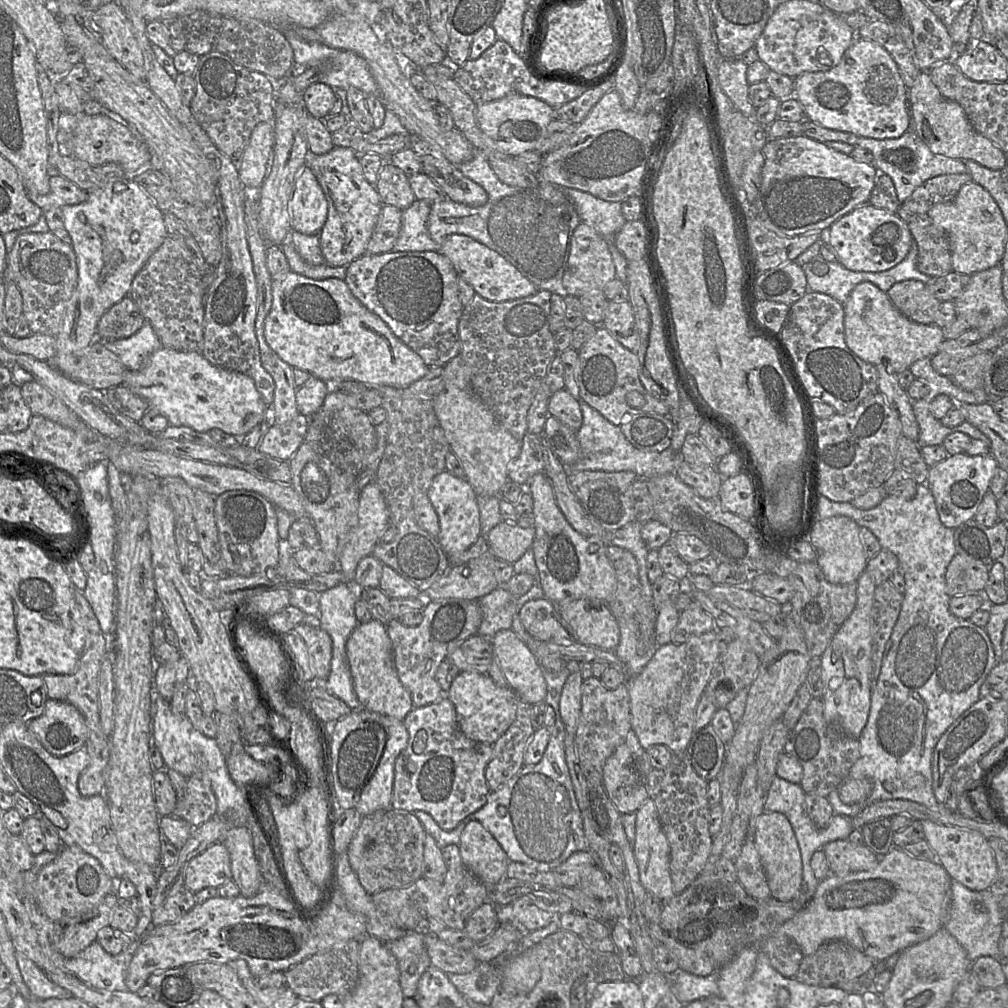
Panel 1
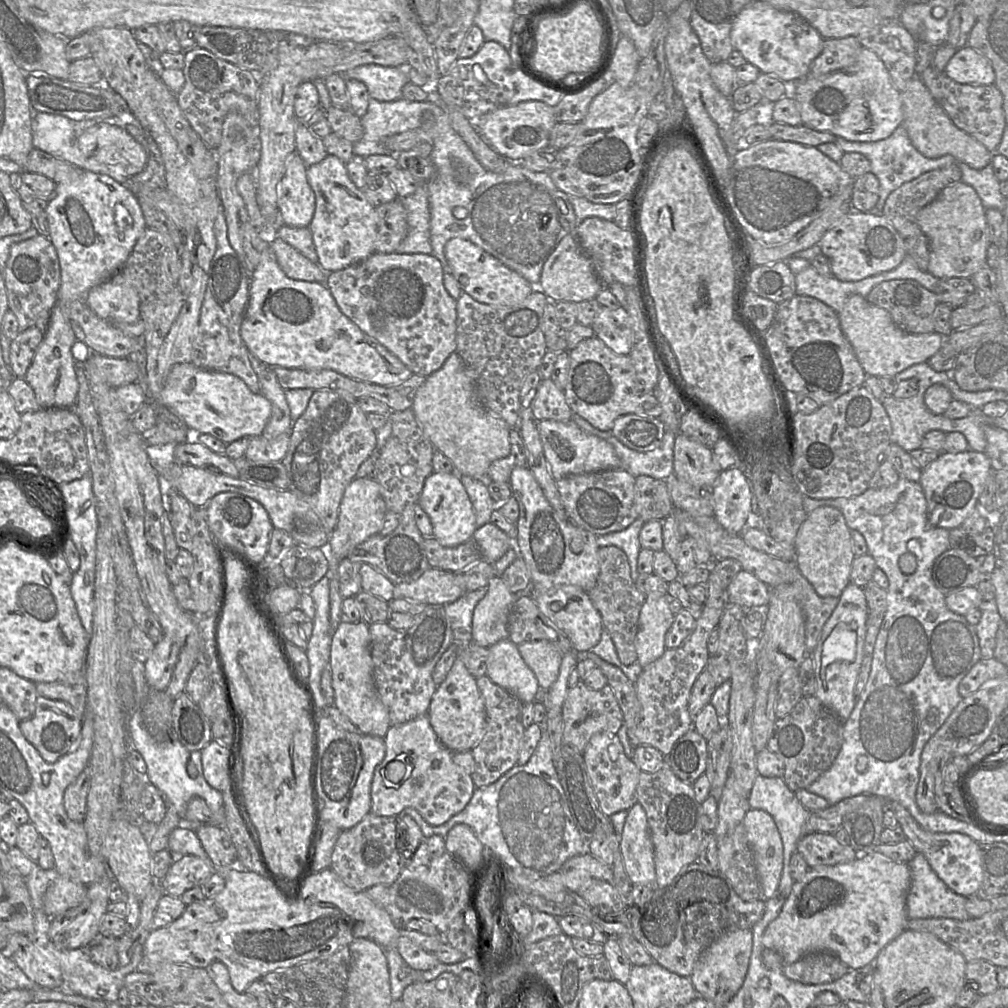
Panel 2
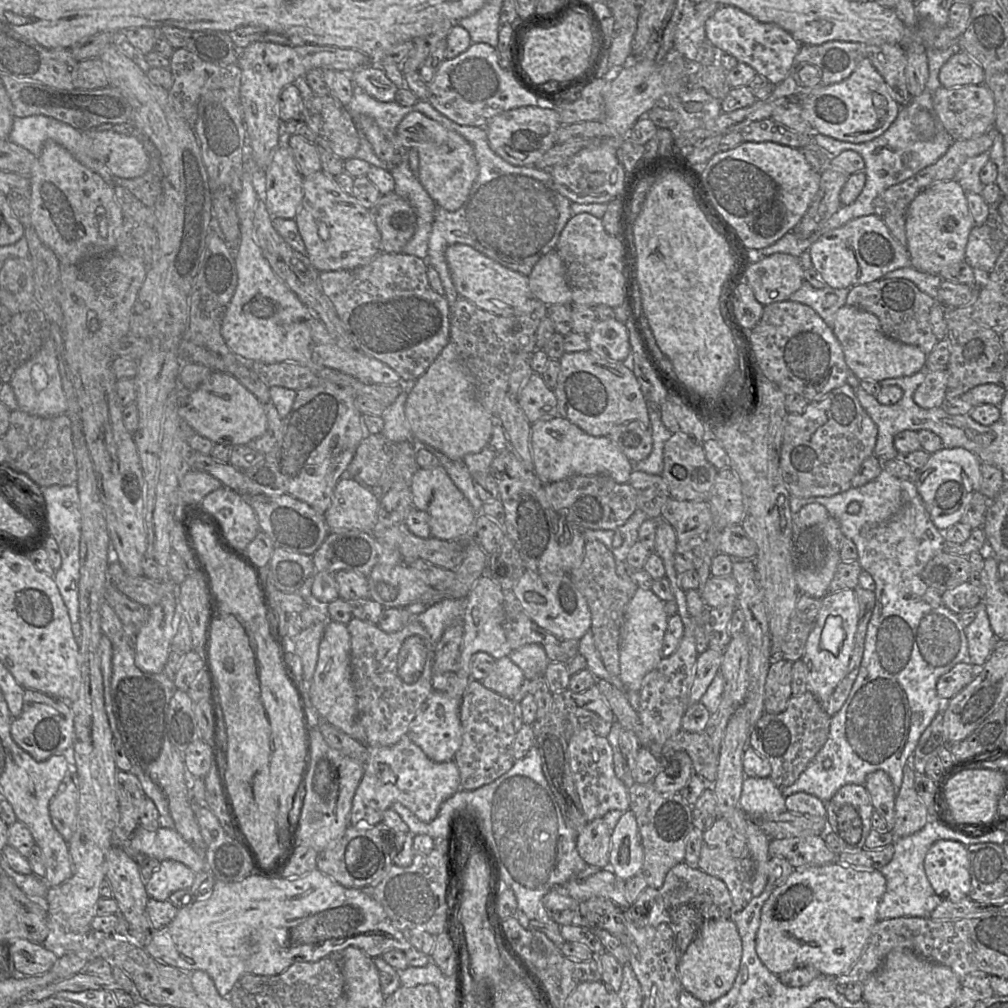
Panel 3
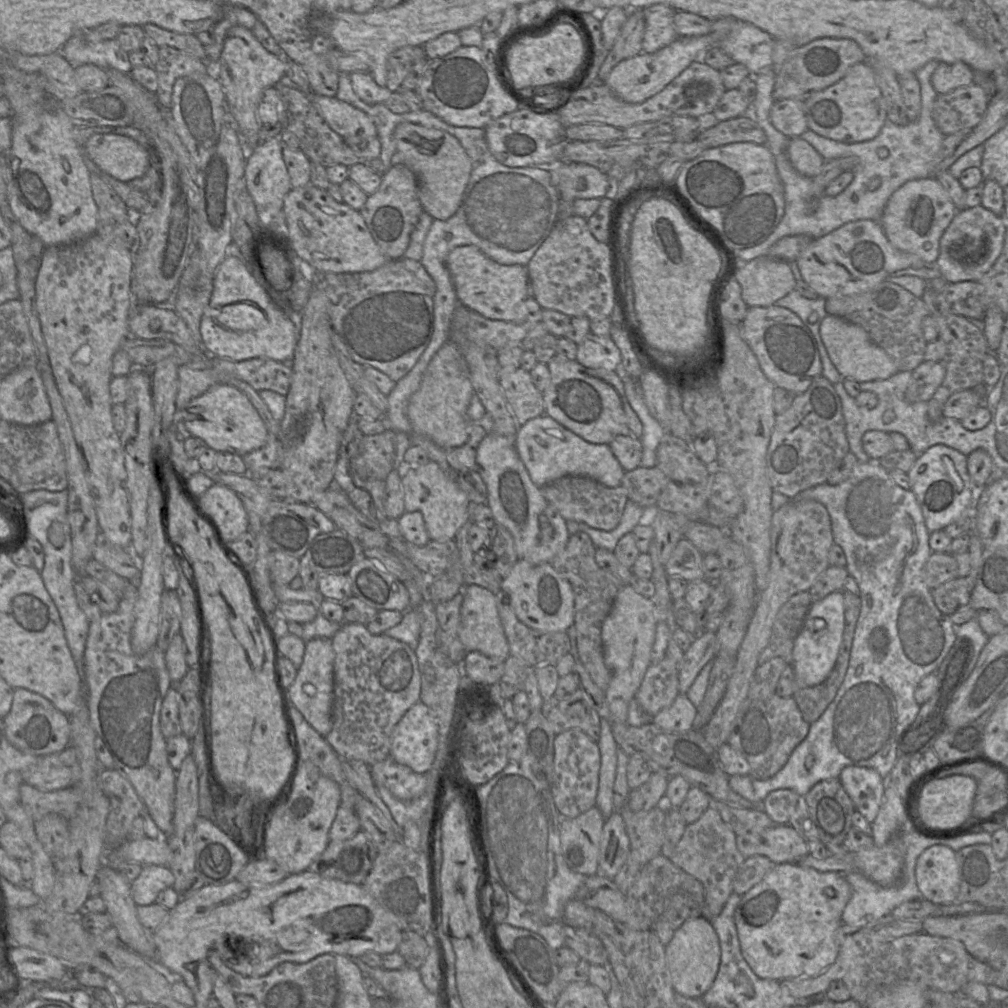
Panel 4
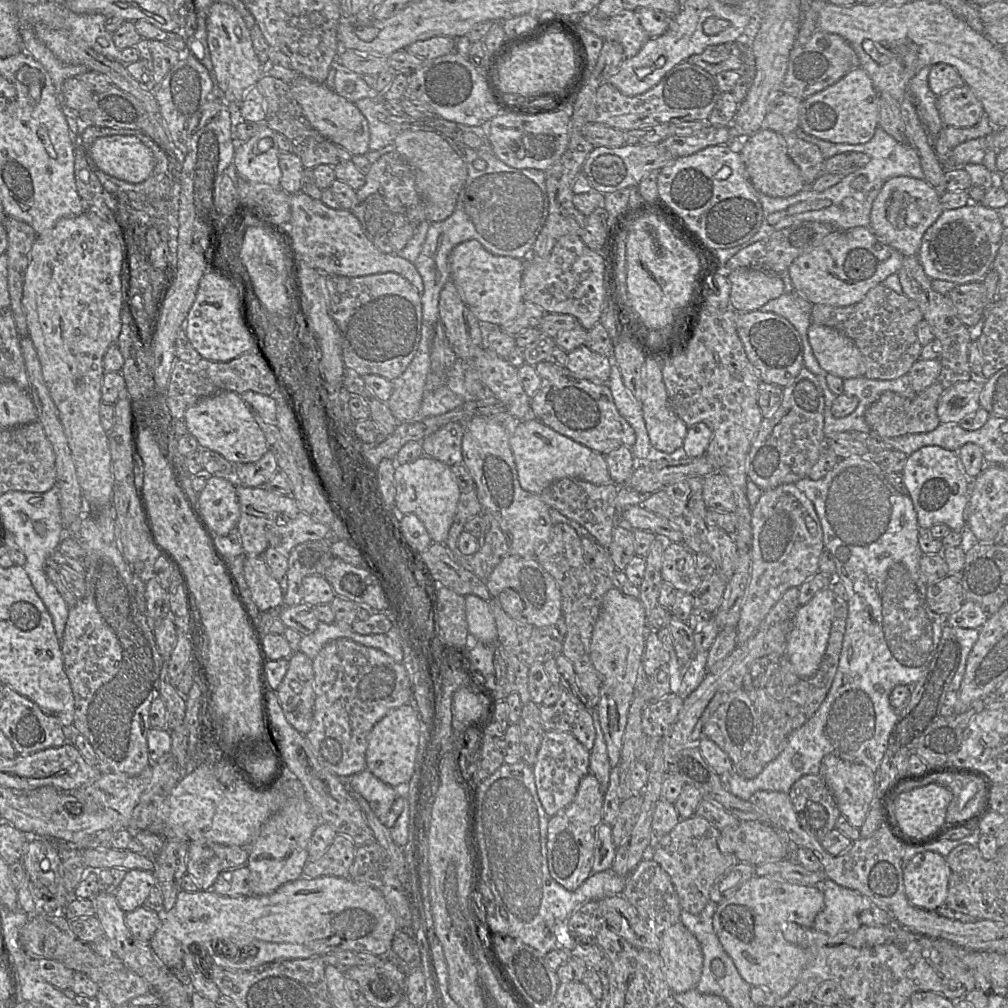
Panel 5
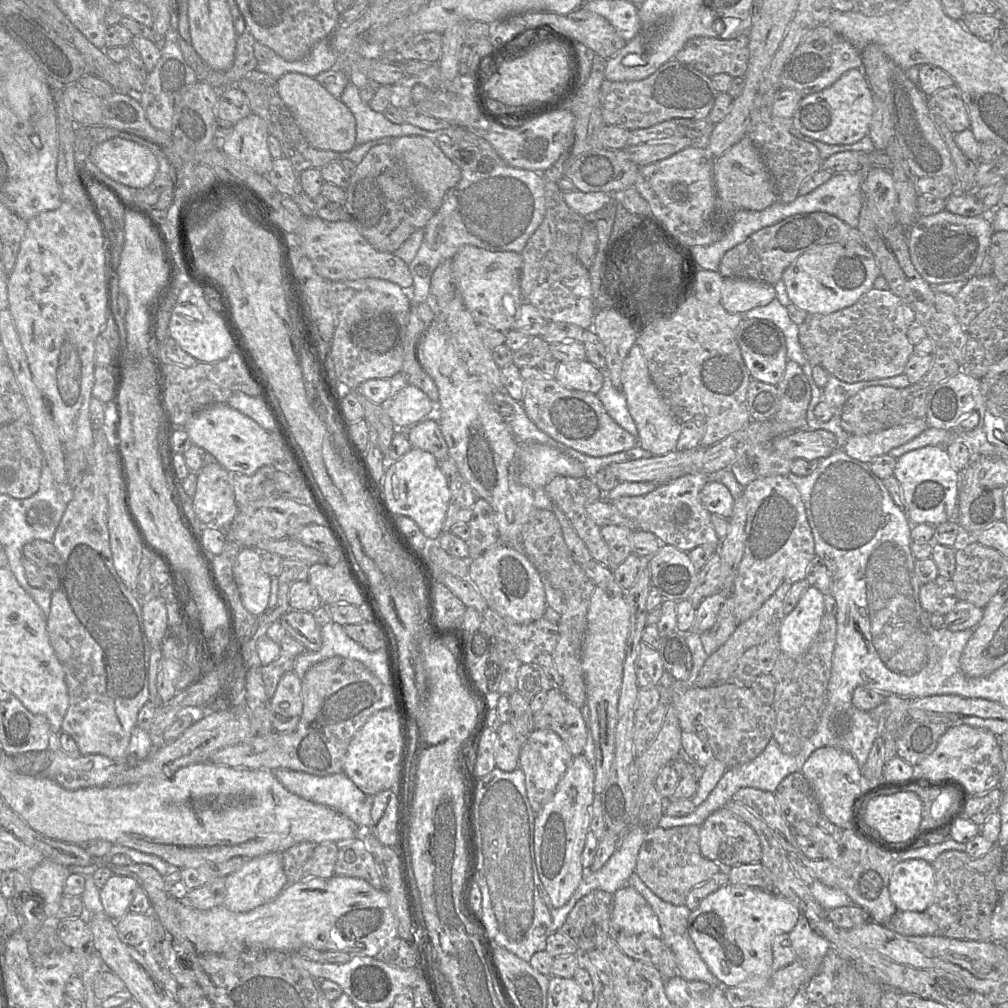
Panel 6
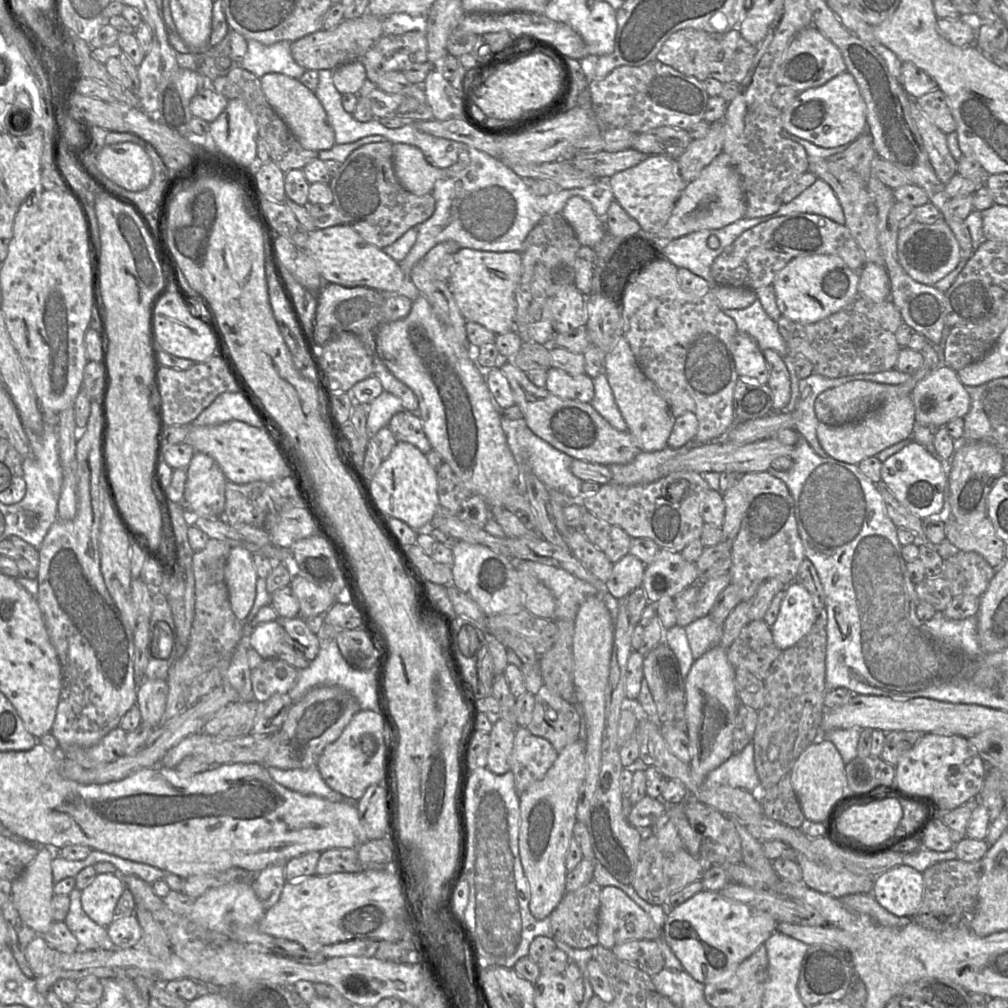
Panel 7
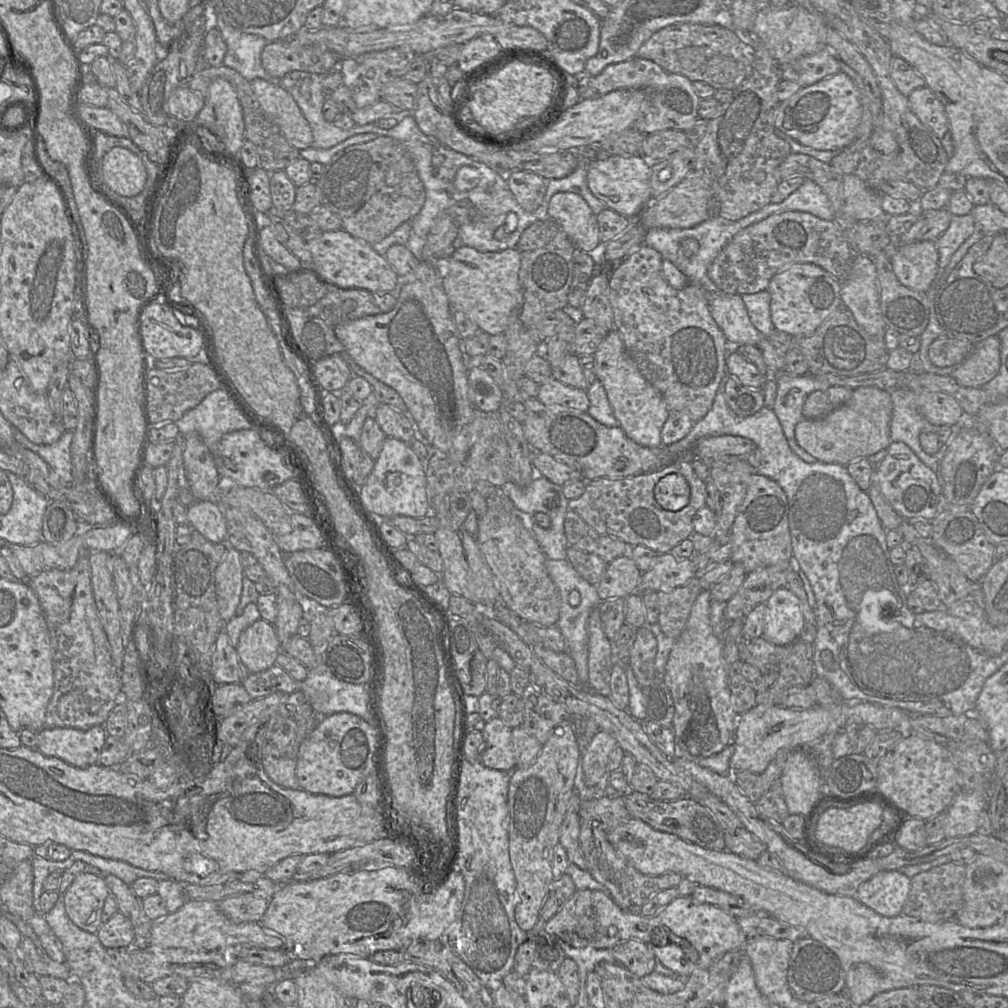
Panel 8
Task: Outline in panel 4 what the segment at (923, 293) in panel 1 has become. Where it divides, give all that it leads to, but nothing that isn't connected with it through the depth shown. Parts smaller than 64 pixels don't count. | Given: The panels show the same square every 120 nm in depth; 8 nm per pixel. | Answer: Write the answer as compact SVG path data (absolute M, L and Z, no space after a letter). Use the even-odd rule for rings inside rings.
M886 280L864 293L833 296L826 299L825 310L828 315L838 316L864 328L871 340L893 359L899 371L913 371L925 360L928 342L921 324L929 311L922 298L901 286Z

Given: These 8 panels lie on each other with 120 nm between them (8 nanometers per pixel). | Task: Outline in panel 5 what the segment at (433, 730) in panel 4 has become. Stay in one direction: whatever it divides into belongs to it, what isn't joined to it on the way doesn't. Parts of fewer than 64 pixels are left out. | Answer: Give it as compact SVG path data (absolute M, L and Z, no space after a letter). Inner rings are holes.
M404 704L391 710L369 733L366 770L392 787L408 783L415 772L420 734L421 720L414 706Z

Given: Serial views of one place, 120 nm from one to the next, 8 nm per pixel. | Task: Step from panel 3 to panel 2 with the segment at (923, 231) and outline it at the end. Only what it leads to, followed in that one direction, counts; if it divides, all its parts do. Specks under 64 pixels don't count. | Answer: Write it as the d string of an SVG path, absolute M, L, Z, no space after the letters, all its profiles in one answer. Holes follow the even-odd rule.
M960 181L945 187L933 202L918 212L917 221L929 240L927 272L931 275L938 279L969 279L987 265L991 232L986 219L986 207L972 186Z

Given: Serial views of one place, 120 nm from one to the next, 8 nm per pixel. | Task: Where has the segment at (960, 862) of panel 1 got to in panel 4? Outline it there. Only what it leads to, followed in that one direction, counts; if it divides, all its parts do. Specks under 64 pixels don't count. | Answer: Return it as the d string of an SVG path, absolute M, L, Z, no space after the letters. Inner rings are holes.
M847 766L838 779L851 798L855 810L870 823L873 822L883 801L884 778L872 768ZM940 844L923 851L916 863L916 882L922 899L937 905L955 903L960 890L956 852Z

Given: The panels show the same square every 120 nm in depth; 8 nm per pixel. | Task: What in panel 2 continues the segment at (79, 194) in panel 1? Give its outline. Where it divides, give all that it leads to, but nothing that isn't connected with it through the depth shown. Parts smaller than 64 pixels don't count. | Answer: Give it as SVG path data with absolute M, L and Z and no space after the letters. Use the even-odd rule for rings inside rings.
M30 172L12 173L10 181L31 215L32 227L40 235L48 237L46 208L48 200L54 195L56 183L46 176Z

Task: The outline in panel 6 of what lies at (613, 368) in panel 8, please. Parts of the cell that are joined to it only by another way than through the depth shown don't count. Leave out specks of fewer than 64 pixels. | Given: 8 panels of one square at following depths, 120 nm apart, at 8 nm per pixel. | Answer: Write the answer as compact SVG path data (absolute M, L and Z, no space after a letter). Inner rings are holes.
M636 344L624 360L621 383L629 413L638 430L638 446L653 456L661 456L673 451L681 433L681 423L674 417L669 405L654 385L646 360L640 347Z

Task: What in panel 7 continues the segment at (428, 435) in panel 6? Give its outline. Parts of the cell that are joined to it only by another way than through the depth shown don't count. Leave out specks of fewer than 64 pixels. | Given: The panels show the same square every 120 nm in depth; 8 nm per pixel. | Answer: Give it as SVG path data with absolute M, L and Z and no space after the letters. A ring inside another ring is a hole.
M400 411L391 418L387 427L392 431L397 441L410 443L424 454L432 450L418 413Z

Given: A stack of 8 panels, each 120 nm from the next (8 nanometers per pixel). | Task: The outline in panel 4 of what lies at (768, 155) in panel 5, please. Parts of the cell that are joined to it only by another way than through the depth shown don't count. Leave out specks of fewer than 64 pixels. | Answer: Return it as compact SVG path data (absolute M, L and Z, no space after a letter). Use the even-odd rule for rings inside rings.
M800 137L790 139L787 156L799 174L810 178L817 176L826 162L811 144Z

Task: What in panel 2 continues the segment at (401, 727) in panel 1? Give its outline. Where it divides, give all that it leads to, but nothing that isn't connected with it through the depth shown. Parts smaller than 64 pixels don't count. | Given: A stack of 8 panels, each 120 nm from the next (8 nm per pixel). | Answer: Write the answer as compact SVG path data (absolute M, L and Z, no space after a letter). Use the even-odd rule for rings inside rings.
M328 718L318 721L318 756L314 770L314 788L323 802L321 813L323 823L332 823L342 831L356 826L371 810L371 783L375 768L380 764L386 753L384 739L361 733L350 733L335 726Z

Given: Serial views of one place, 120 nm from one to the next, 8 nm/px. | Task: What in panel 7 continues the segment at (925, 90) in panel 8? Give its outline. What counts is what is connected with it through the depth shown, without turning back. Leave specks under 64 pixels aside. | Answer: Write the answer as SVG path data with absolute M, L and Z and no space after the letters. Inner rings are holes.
M940 89L932 90L915 99L922 112L945 134L954 132L957 128L945 94Z

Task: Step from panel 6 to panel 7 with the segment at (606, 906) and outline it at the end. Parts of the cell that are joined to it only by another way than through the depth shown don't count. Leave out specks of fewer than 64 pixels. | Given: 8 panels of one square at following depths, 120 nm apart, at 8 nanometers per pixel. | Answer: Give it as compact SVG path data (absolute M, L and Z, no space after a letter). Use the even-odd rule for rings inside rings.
M591 881L576 891L566 892L549 915L551 937L574 949L596 946L601 890Z

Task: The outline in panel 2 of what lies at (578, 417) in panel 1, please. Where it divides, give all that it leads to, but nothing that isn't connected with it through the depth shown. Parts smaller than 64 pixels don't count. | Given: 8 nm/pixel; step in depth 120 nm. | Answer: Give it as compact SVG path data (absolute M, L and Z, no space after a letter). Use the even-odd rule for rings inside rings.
M551 379L539 383L531 410L537 422L542 420L568 422L573 415L565 400L564 391L558 389Z

